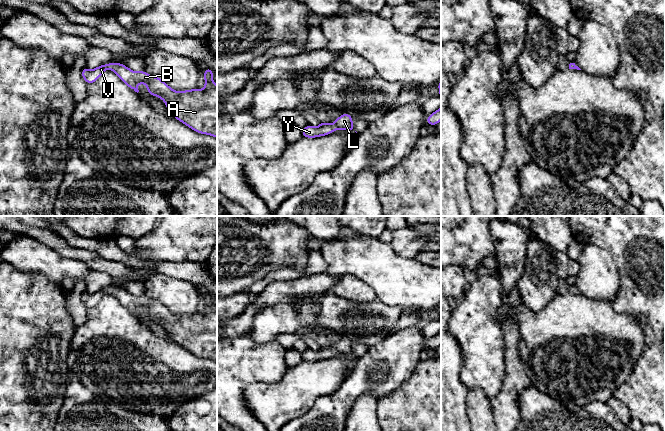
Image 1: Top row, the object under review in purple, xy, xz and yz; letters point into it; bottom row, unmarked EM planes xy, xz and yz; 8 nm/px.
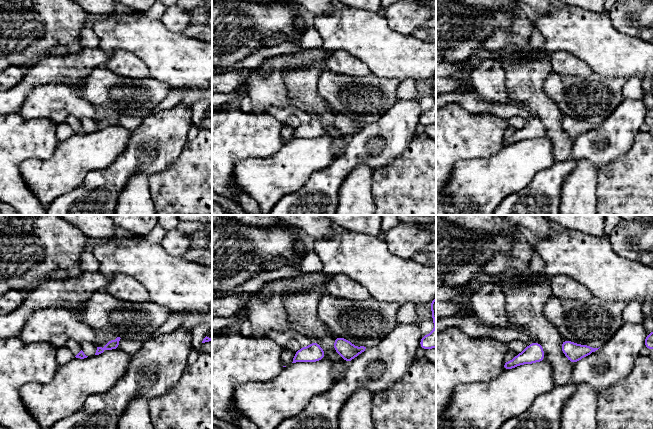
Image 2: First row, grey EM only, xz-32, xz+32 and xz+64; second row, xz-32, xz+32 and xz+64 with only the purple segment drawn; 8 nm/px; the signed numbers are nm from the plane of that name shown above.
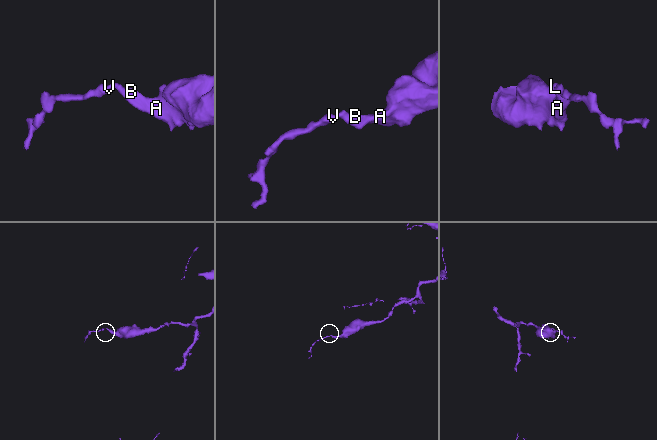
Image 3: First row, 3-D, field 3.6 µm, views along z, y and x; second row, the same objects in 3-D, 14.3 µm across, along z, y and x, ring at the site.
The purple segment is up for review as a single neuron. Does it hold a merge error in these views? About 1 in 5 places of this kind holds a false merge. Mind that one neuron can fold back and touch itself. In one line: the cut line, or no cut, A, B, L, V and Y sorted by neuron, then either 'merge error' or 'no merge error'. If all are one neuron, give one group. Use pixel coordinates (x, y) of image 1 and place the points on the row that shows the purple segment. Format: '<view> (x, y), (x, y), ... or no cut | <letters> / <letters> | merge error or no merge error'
no cut | A B L V Y | no merge error

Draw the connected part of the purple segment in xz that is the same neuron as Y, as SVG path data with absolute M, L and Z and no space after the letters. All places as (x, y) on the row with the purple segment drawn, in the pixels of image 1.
M343 113L339 118L334 120L334 124L320 122L319 127L315 128L311 125L307 125L302 130L302 137L315 138L319 136L325 136L333 133L336 129L343 129L347 131L355 131L352 124L353 117L348 113Z

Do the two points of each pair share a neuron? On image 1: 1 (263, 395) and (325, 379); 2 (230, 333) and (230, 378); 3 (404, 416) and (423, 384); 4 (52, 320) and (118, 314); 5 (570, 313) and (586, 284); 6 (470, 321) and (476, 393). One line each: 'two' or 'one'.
1: one
2: two
3: one
4: two
5: two
6: two

